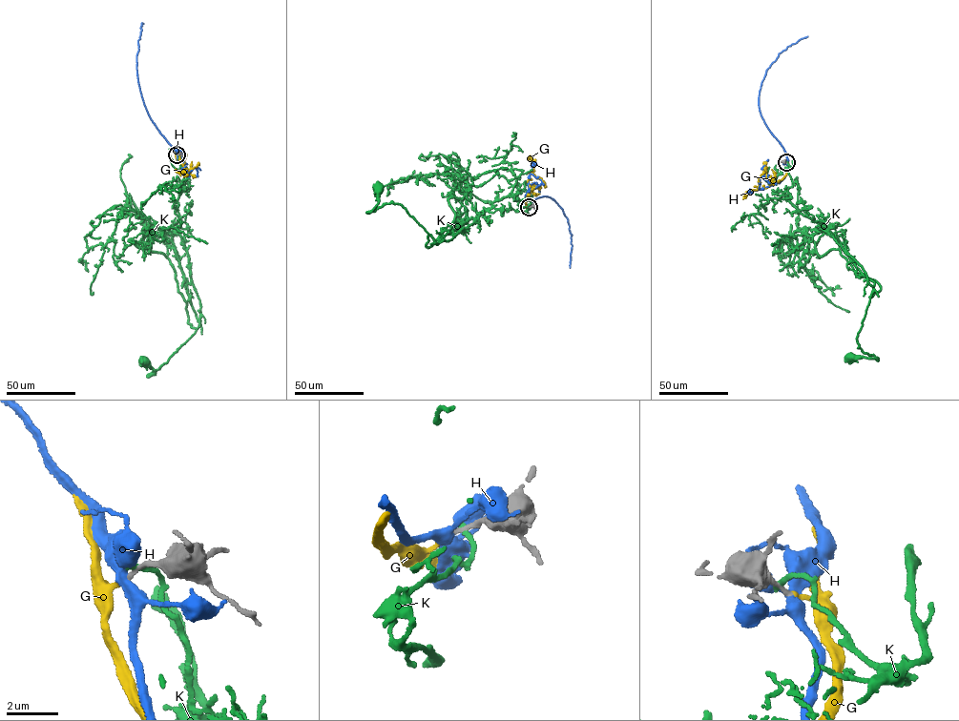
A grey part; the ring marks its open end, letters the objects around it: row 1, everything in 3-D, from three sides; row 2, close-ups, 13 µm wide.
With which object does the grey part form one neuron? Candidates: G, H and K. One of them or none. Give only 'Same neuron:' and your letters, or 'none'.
Same neuron: G

